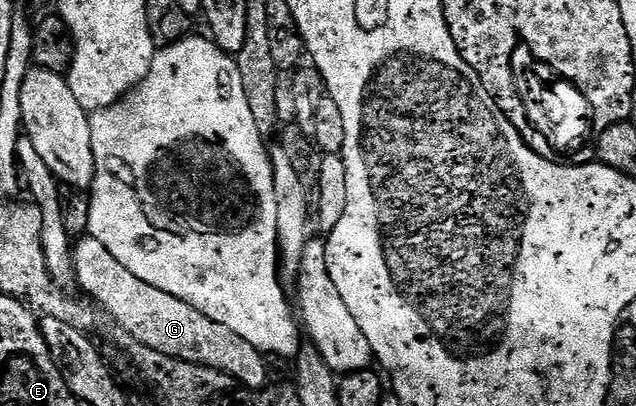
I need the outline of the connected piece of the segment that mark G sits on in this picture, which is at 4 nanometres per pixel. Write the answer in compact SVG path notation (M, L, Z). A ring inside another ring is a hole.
M90 237L76 239L79 240L75 243L71 263L75 266L75 279L80 287L78 290L86 298L98 303L110 315L112 324L125 329L125 333L129 333L136 343L181 361L212 367L230 375L236 384L255 387L251 389L268 386L264 352L249 345L245 337L237 337L233 329L217 325L217 321L205 317L205 313L193 309L193 305L173 297L173 293L145 285L145 281L141 281L141 277L133 277L133 273L129 273L129 269L125 269L125 265L121 265L121 261L117 261L117 257L113 257L113 253L101 245L101 241Z

